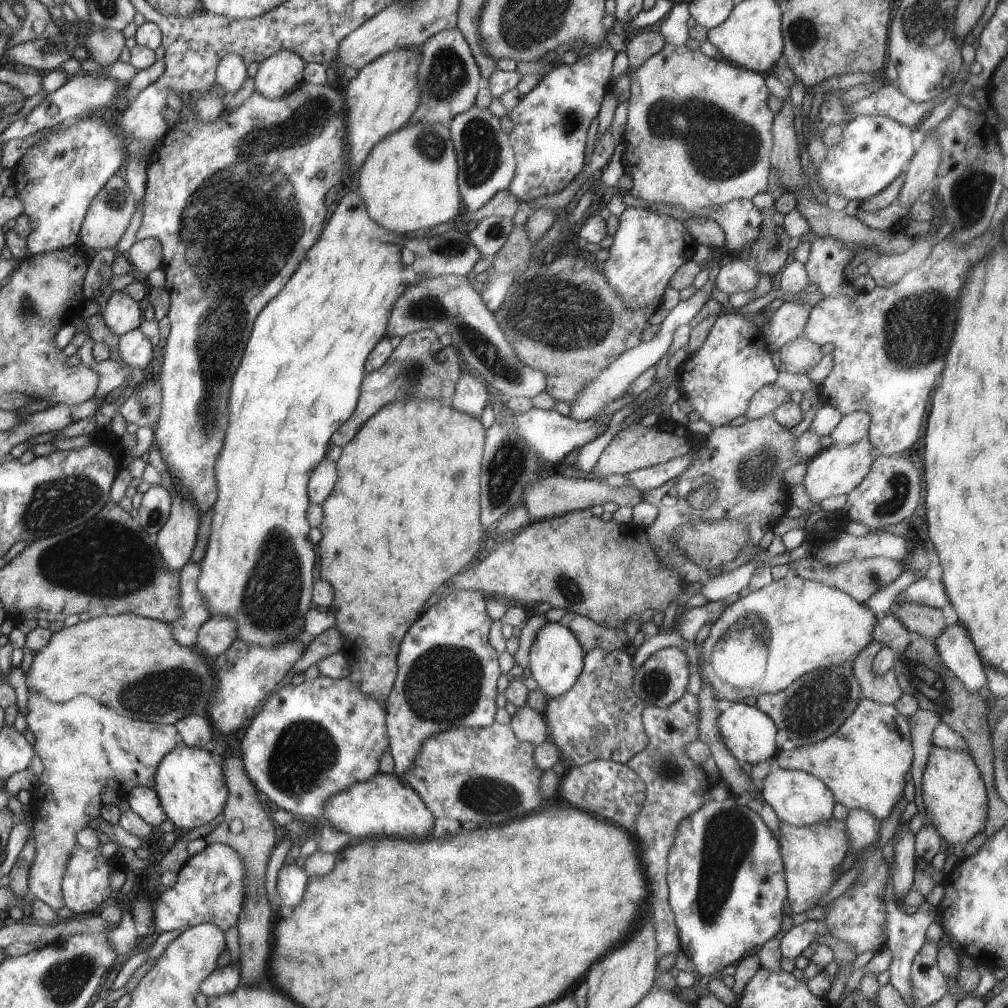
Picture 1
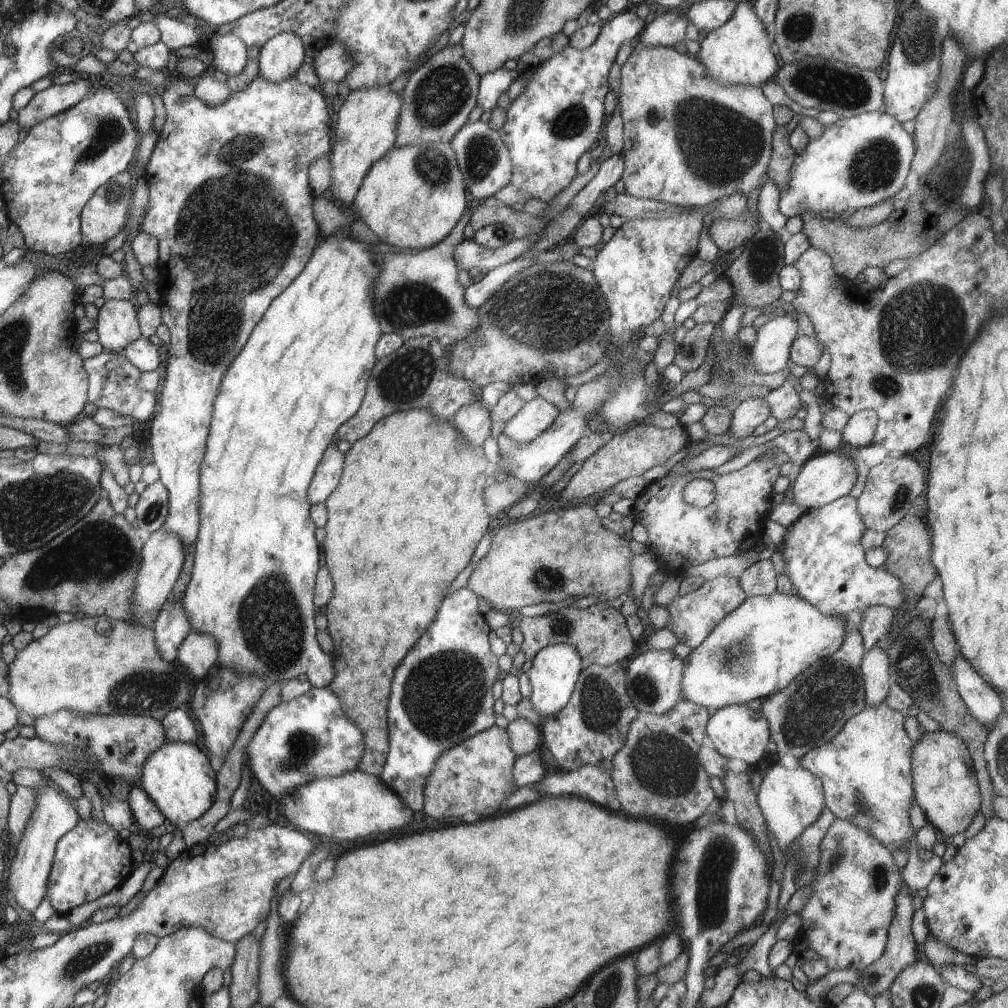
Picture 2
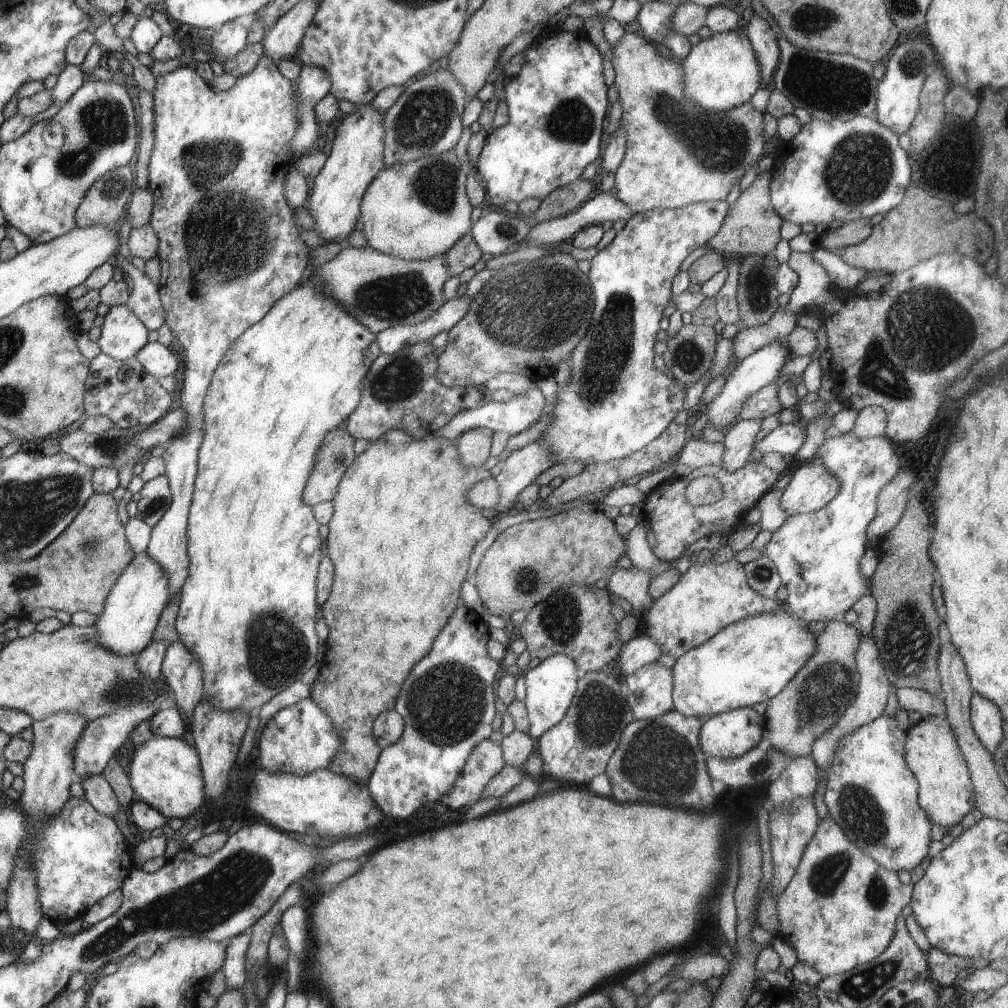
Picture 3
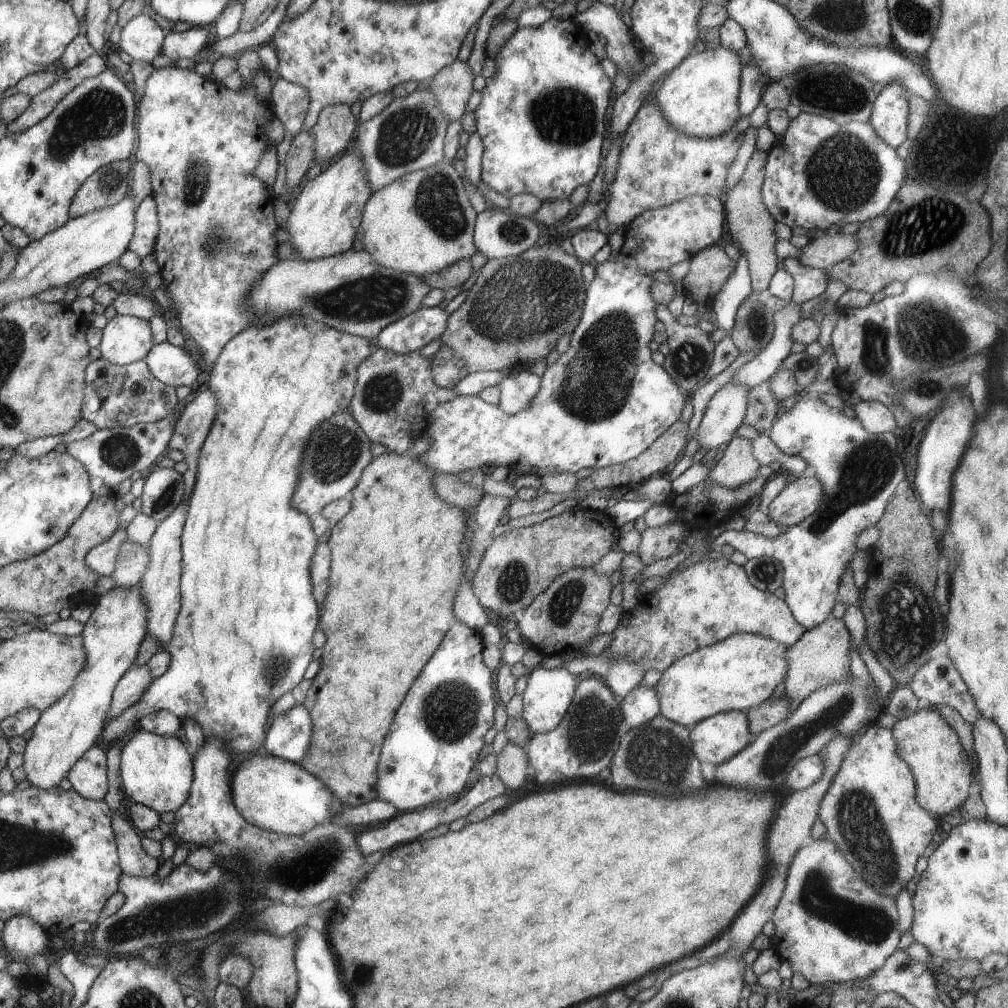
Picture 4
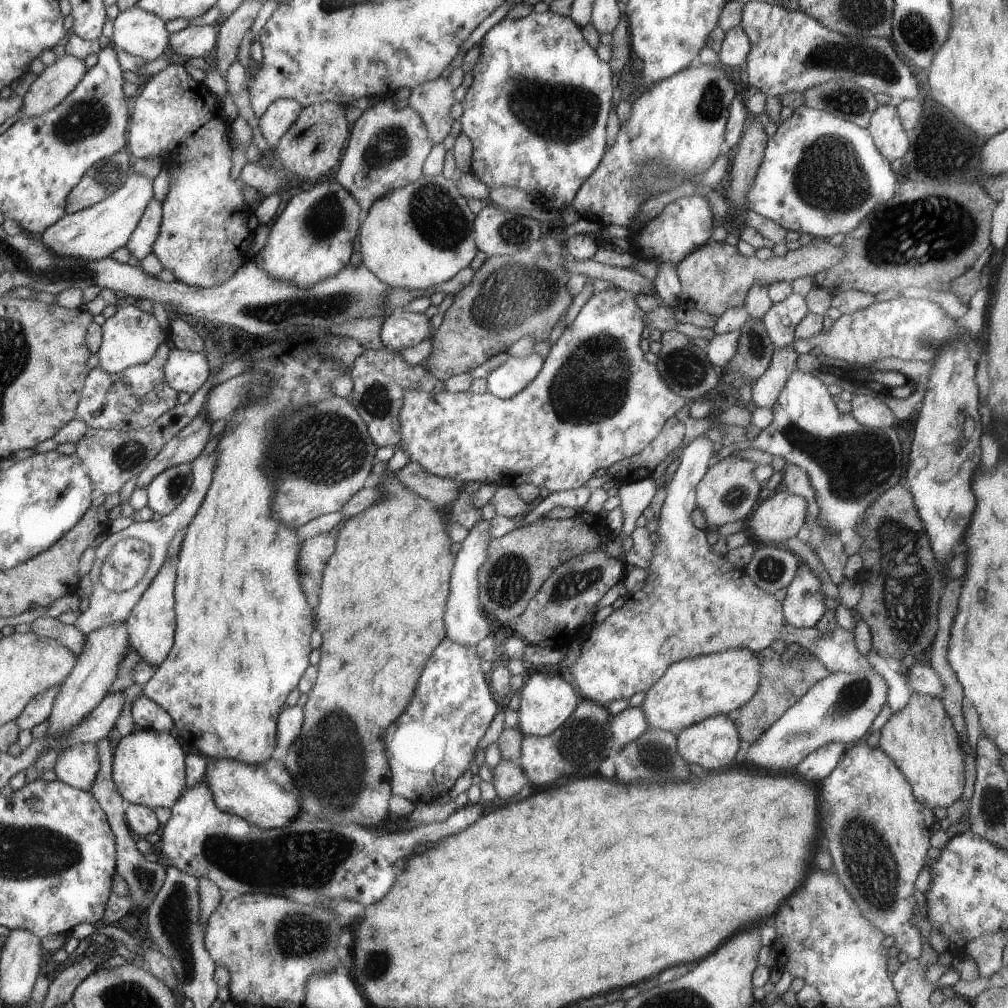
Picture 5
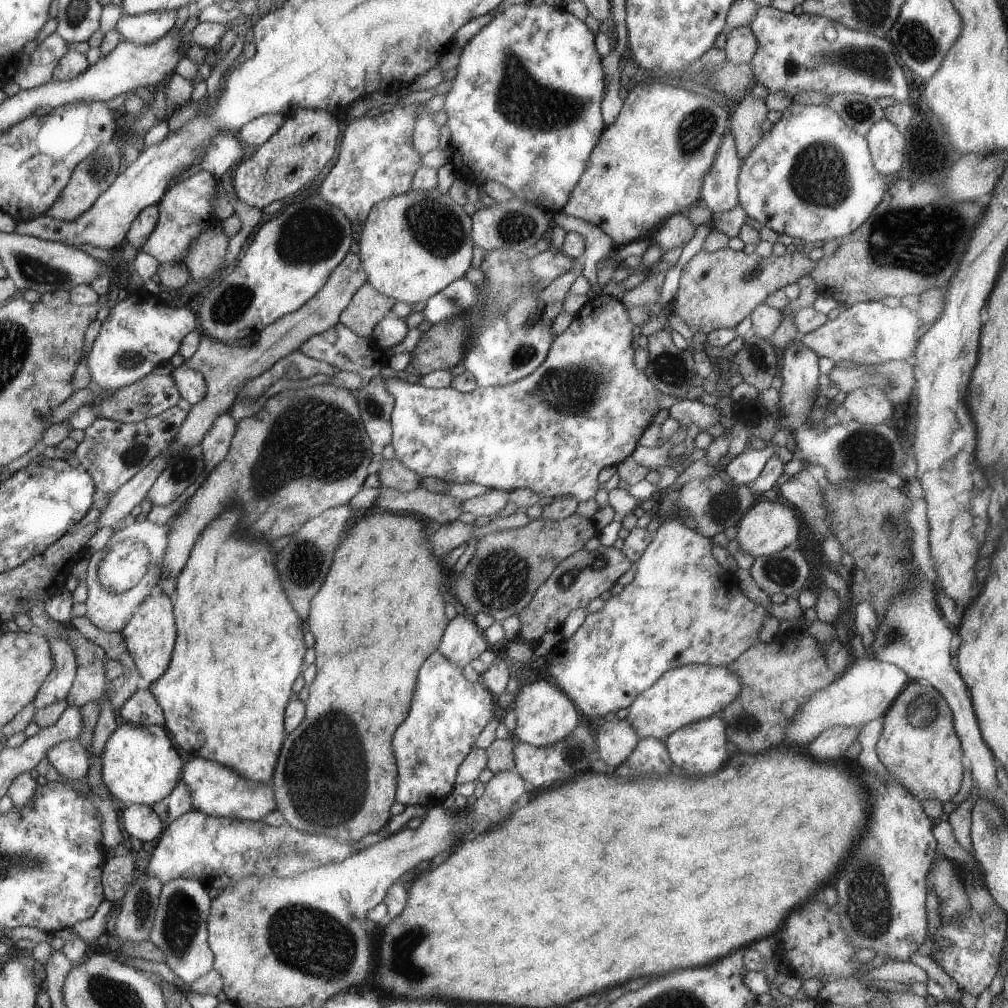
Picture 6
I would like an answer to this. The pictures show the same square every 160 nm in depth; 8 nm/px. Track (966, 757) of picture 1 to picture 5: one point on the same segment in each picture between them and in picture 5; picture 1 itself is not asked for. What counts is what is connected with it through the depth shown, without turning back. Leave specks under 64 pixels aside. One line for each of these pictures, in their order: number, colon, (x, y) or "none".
2: (945, 786)
3: (945, 793)
4: (941, 767)
5: (921, 739)

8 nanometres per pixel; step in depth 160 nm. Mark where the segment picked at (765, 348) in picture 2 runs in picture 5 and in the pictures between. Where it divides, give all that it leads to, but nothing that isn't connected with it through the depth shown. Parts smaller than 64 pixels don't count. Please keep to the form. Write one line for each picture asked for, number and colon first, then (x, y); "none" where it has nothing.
3: (762, 368)
4: (725, 412)
5: (694, 602)

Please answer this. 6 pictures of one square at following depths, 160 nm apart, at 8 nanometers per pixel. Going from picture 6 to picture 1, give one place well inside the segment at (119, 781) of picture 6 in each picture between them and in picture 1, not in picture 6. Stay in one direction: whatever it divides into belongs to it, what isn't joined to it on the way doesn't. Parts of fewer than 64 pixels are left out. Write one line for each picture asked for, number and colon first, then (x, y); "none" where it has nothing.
1: (190, 785)
2: (178, 777)
3: (164, 772)
4: (156, 771)
5: (148, 767)

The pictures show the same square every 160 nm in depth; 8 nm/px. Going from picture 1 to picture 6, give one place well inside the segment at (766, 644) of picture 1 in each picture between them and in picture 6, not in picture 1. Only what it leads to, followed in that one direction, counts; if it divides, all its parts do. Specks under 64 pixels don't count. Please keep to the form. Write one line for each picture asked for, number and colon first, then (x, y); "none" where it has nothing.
2: (758, 649)
3: (749, 662)
4: (739, 673)
5: (691, 690)
6: (686, 695)

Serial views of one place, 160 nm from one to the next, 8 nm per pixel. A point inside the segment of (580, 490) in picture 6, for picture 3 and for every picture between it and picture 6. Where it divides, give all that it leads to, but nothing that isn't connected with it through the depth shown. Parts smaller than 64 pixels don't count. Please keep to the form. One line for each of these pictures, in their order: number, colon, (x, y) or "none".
3: (616, 402)
4: (603, 402)
5: (597, 400)

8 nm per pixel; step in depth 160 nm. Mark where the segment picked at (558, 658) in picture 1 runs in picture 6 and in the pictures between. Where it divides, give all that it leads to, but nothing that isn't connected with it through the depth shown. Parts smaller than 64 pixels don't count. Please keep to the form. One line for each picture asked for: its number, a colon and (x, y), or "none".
2: (554, 671)
3: (551, 687)
4: (548, 696)
5: (547, 701)
6: (544, 714)

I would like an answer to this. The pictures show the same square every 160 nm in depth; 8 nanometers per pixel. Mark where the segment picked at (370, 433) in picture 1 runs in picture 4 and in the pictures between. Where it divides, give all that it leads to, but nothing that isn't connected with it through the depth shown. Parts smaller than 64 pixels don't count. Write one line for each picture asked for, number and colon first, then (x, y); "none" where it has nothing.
2: (410, 513)
3: (402, 532)
4: (397, 563)

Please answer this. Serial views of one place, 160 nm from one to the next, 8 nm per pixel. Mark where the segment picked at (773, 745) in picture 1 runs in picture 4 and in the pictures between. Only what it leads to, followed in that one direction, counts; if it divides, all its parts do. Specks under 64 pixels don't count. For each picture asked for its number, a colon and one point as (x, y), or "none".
2: (736, 731)
3: (728, 735)
4: (719, 738)

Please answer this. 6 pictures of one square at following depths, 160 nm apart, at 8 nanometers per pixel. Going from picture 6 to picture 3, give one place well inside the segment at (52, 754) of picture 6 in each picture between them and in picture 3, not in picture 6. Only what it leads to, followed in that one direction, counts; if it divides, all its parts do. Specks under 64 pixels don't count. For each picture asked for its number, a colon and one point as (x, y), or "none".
3: (99, 792)
4: (89, 777)
5: (78, 766)

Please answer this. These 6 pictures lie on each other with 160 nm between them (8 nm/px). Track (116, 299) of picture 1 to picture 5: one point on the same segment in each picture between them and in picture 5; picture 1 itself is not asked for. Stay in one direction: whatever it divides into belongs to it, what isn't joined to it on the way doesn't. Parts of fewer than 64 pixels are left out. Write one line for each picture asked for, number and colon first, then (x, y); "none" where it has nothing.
2: (117, 325)
3: (122, 336)
4: (125, 339)
5: (131, 337)

